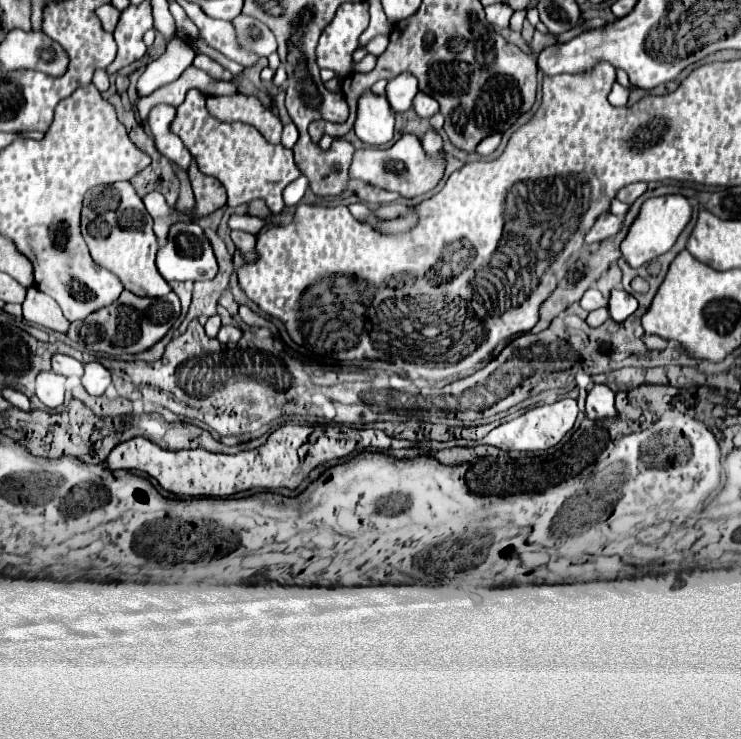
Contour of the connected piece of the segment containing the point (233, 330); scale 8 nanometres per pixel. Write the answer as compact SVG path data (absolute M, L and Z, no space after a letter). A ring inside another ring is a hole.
M221 325L219 333L217 333L217 339L219 339L221 343L239 341L239 337L241 337L241 331L239 331L237 327L233 327L233 325Z

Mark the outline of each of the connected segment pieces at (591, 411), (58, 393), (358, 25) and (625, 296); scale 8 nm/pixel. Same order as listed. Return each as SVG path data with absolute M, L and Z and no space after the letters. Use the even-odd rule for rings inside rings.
M595 385L585 399L585 413L589 419L615 417L615 393L607 385Z
M43 371L35 379L35 395L51 409L63 405L65 395L65 377L53 371Z
M366 1L343 3L339 13L327 25L317 45L317 65L331 69L339 77L353 73L352 55L359 47L359 37L367 29L370 20Z
M613 289L607 309L609 309L611 319L621 323L637 309L637 299L633 295L629 295L627 291L623 291L623 289Z

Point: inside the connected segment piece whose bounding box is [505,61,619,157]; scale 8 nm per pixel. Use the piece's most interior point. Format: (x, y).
(567, 108)

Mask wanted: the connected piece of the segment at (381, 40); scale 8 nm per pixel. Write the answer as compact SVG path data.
M379 35L379 37L371 39L371 41L365 45L365 49L367 49L369 53L373 53L373 55L381 55L381 53L385 51L387 43L389 43L389 39L387 39L385 35Z

